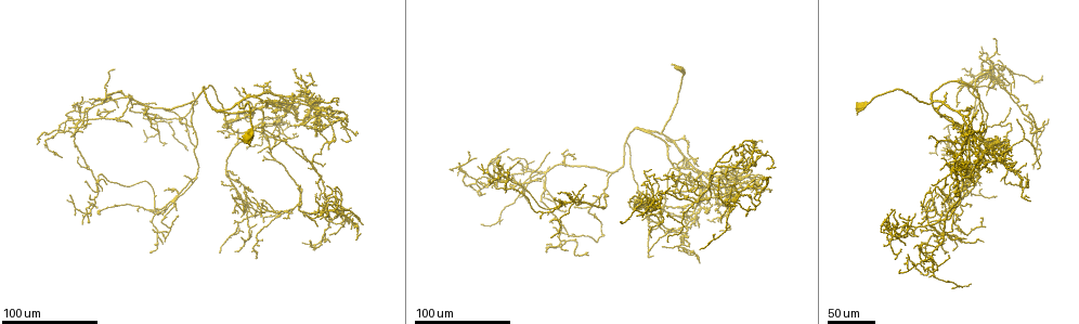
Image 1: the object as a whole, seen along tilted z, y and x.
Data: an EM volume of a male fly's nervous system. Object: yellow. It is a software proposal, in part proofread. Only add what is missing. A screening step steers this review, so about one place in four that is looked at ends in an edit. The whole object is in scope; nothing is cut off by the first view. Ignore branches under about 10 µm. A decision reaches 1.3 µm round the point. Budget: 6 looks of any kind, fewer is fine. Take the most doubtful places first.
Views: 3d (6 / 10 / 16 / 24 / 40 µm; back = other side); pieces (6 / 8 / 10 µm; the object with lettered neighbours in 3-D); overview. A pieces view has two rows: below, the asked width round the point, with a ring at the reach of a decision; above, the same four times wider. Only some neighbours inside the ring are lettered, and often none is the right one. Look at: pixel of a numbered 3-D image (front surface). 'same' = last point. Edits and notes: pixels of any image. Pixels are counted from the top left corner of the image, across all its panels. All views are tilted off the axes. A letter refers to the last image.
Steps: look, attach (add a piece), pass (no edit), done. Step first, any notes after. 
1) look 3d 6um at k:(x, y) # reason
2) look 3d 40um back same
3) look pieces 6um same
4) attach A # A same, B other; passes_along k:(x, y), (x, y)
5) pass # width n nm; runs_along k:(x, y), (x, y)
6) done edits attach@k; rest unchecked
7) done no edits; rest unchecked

look 3d 40um at 1:(668, 145) # free end

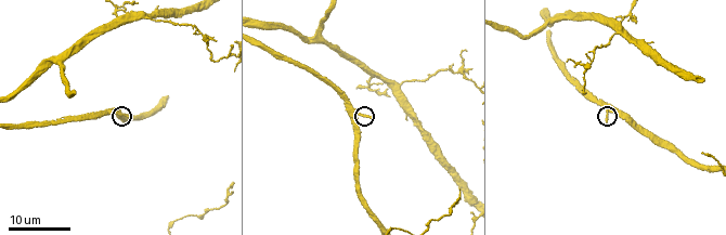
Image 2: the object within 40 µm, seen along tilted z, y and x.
look pieces 10um at 2:(608, 121)

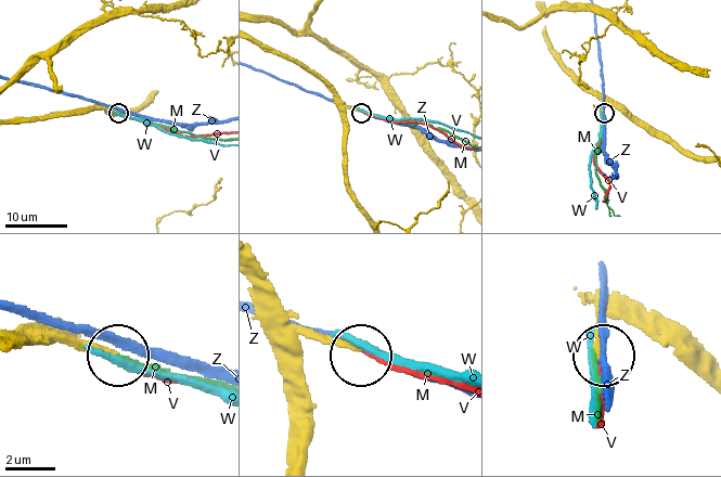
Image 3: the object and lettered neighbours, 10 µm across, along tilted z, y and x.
pass # width 250 nm; M other, V other, W other, Z other; runs_along 3:(272, 50), (316, 73), (346, 104), (360, 110); none of them fits

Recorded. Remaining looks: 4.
look 3d 40um at 1:(1029, 112) # end of a long branch

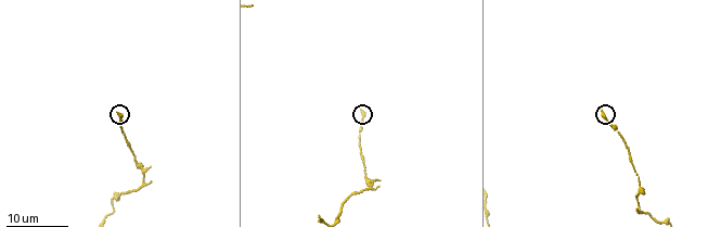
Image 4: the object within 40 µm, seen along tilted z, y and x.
look pieces 10um at 4:(603, 111)

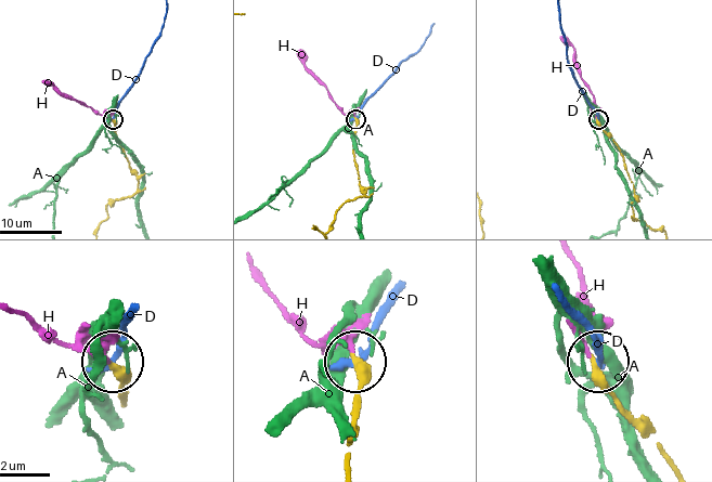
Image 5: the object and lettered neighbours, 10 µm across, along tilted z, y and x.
attach H # A other, D other, H same; passes_along 5:(645, 424), (613, 393), (590, 355), (588, 298), (571, 263); it goes on there

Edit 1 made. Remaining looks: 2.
look 3d 24um at 1:(256, 225) # branch stops here

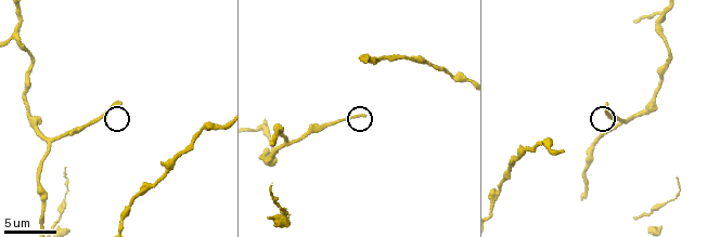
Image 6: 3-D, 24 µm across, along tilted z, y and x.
look pieces 8um at 6:(606, 105)

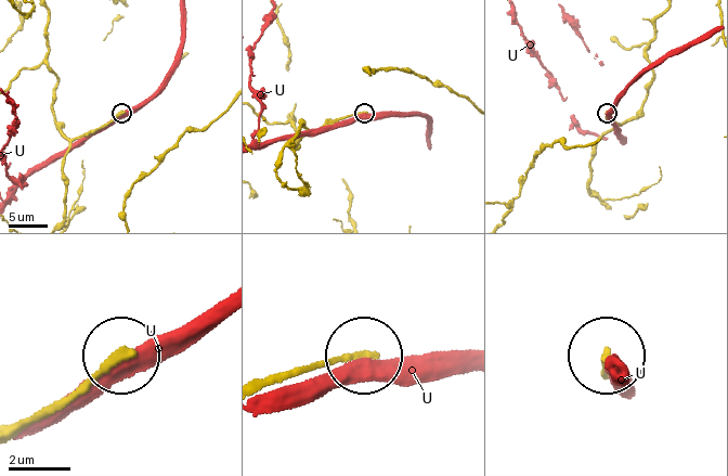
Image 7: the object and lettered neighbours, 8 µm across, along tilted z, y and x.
pass # U other; runs_along 7:(275, 381), (359, 352); none of them fits

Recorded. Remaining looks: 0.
done edits attach@5; rest unchecked

